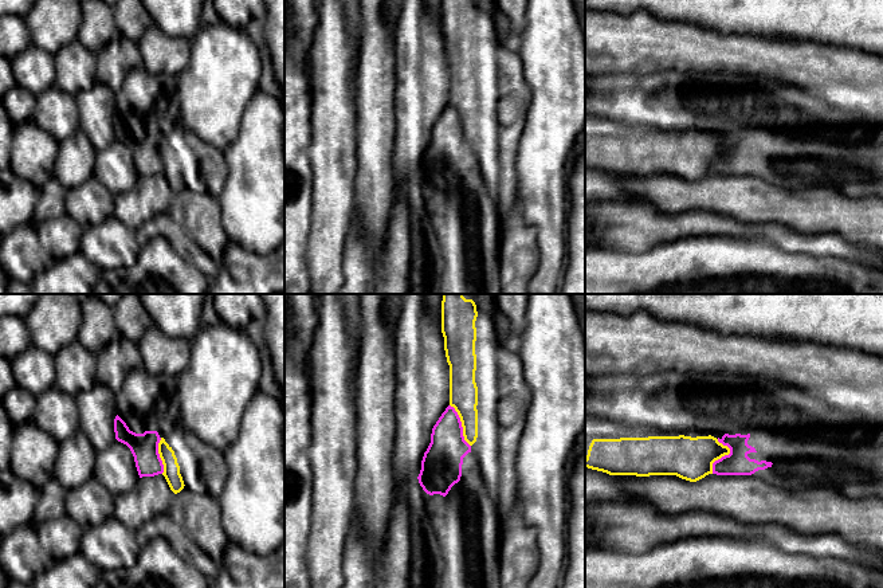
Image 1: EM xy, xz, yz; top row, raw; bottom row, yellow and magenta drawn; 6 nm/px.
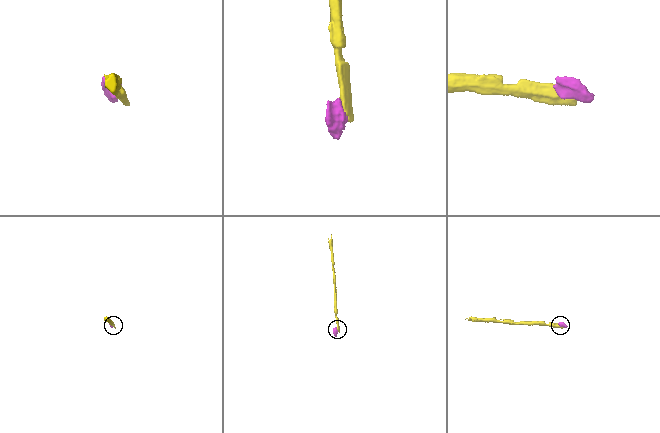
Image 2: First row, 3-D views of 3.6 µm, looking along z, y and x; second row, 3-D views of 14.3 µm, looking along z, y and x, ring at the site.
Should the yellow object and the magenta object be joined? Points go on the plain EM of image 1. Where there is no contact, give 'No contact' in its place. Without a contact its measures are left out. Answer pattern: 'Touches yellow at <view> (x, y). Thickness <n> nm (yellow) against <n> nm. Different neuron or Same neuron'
Touches yellow at yz (723, 155). Thickness 260 nm (yellow) against 150 nm. Same neuron

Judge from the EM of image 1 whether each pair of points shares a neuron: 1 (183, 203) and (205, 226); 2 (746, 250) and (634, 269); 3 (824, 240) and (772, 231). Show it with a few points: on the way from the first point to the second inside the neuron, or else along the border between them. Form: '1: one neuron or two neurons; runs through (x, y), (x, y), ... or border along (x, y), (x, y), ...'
1: one neuron; runs through (188, 208), (200, 220)
2: one neuron; runs through (718, 258), (685, 258), (662, 266)
3: one neuron; runs through (811, 242), (797, 242), (785, 236)

